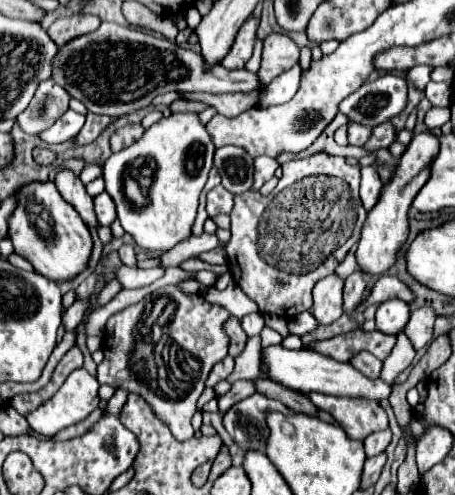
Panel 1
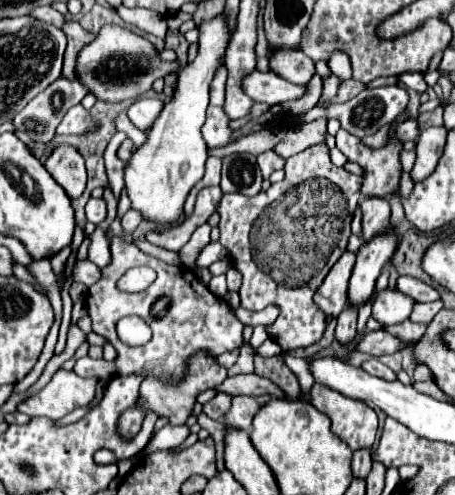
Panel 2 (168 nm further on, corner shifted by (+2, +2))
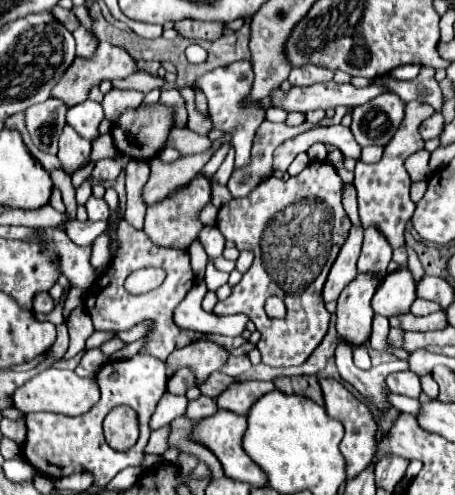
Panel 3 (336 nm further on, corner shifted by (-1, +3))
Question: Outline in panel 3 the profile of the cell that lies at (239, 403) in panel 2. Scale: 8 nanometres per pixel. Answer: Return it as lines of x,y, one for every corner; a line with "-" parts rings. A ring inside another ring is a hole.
238,382
218,396
218,408
246,416
264,394
274,390
272,382

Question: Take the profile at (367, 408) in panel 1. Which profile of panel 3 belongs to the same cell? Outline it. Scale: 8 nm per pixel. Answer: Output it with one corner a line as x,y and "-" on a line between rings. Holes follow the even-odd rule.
320,378
320,388
322,388
322,394
324,394
324,410
330,418
342,422
346,434
344,434
344,440
340,442
340,452
346,460
346,474
348,478
360,474
374,458
374,452
376,452
376,420
370,412
370,408
360,402
358,398
354,398
340,382
332,380
332,378

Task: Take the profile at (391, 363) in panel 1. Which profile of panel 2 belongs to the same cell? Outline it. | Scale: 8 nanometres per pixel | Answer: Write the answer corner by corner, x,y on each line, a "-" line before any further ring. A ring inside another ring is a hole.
403,321
403,323
397,323
397,325
389,325
385,327
391,335
397,335
401,339
421,339
427,331
427,325
425,323
413,323
413,321

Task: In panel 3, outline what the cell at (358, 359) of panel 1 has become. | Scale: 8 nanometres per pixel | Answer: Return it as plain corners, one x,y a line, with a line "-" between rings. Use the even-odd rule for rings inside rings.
396,372
388,376
386,386
396,392
396,394
404,394
410,398
418,398
420,396
420,378
414,372

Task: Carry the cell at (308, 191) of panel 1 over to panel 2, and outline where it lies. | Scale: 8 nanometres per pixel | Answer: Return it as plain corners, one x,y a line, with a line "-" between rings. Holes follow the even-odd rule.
319,143
287,159
285,179
281,183
273,183
267,191
261,191
255,197
245,197
241,193
227,193
217,205
217,211
221,215
219,243
229,249
235,267
239,261
239,271
243,273
243,285
239,289
241,307
247,311
261,311
269,303
281,307
277,323
265,327
269,339
281,347
281,353
289,353
299,347
305,349
317,343
325,333
327,315
315,305
313,295
317,287
323,283
329,269
347,249
353,211
361,197
359,189
361,189
361,175
347,173
343,167
333,165
329,159
329,147
325,143

